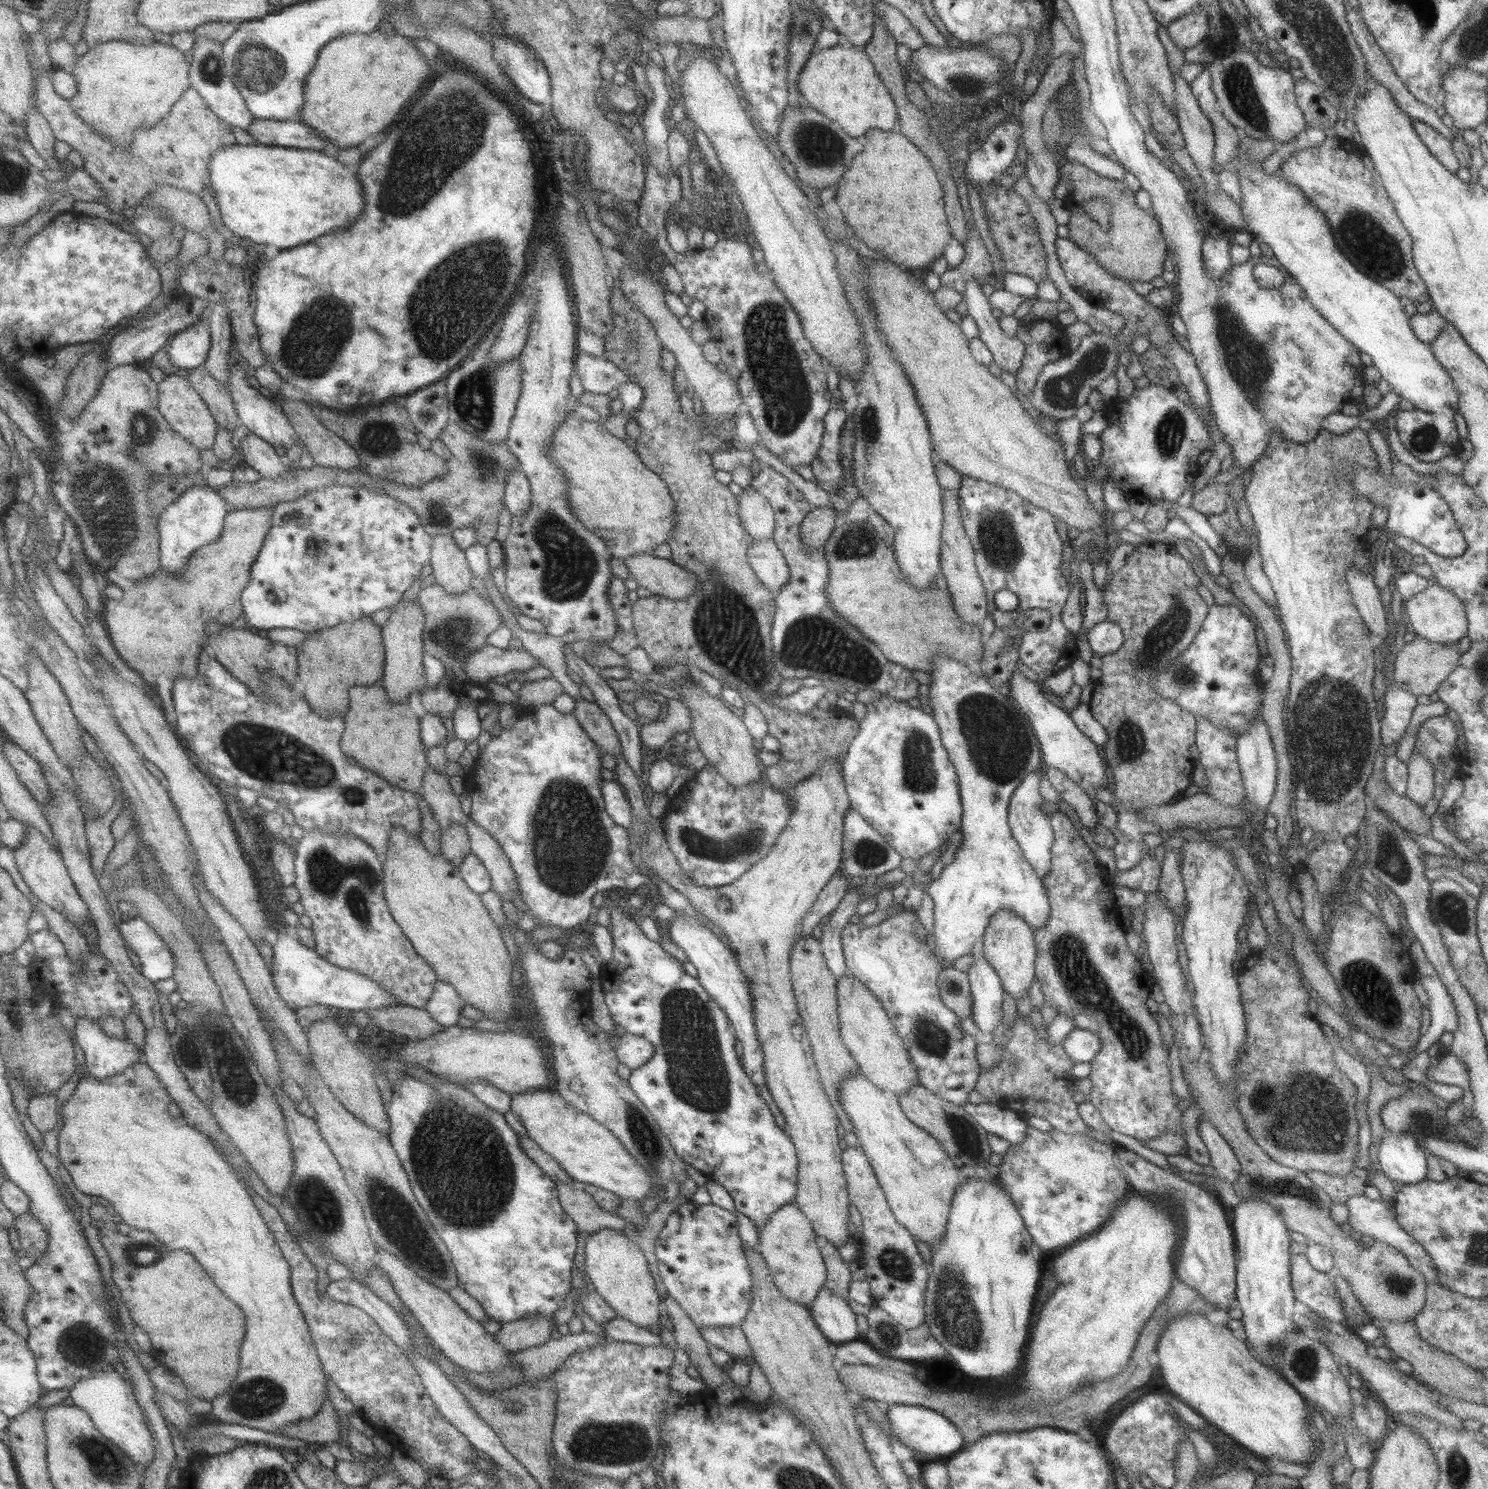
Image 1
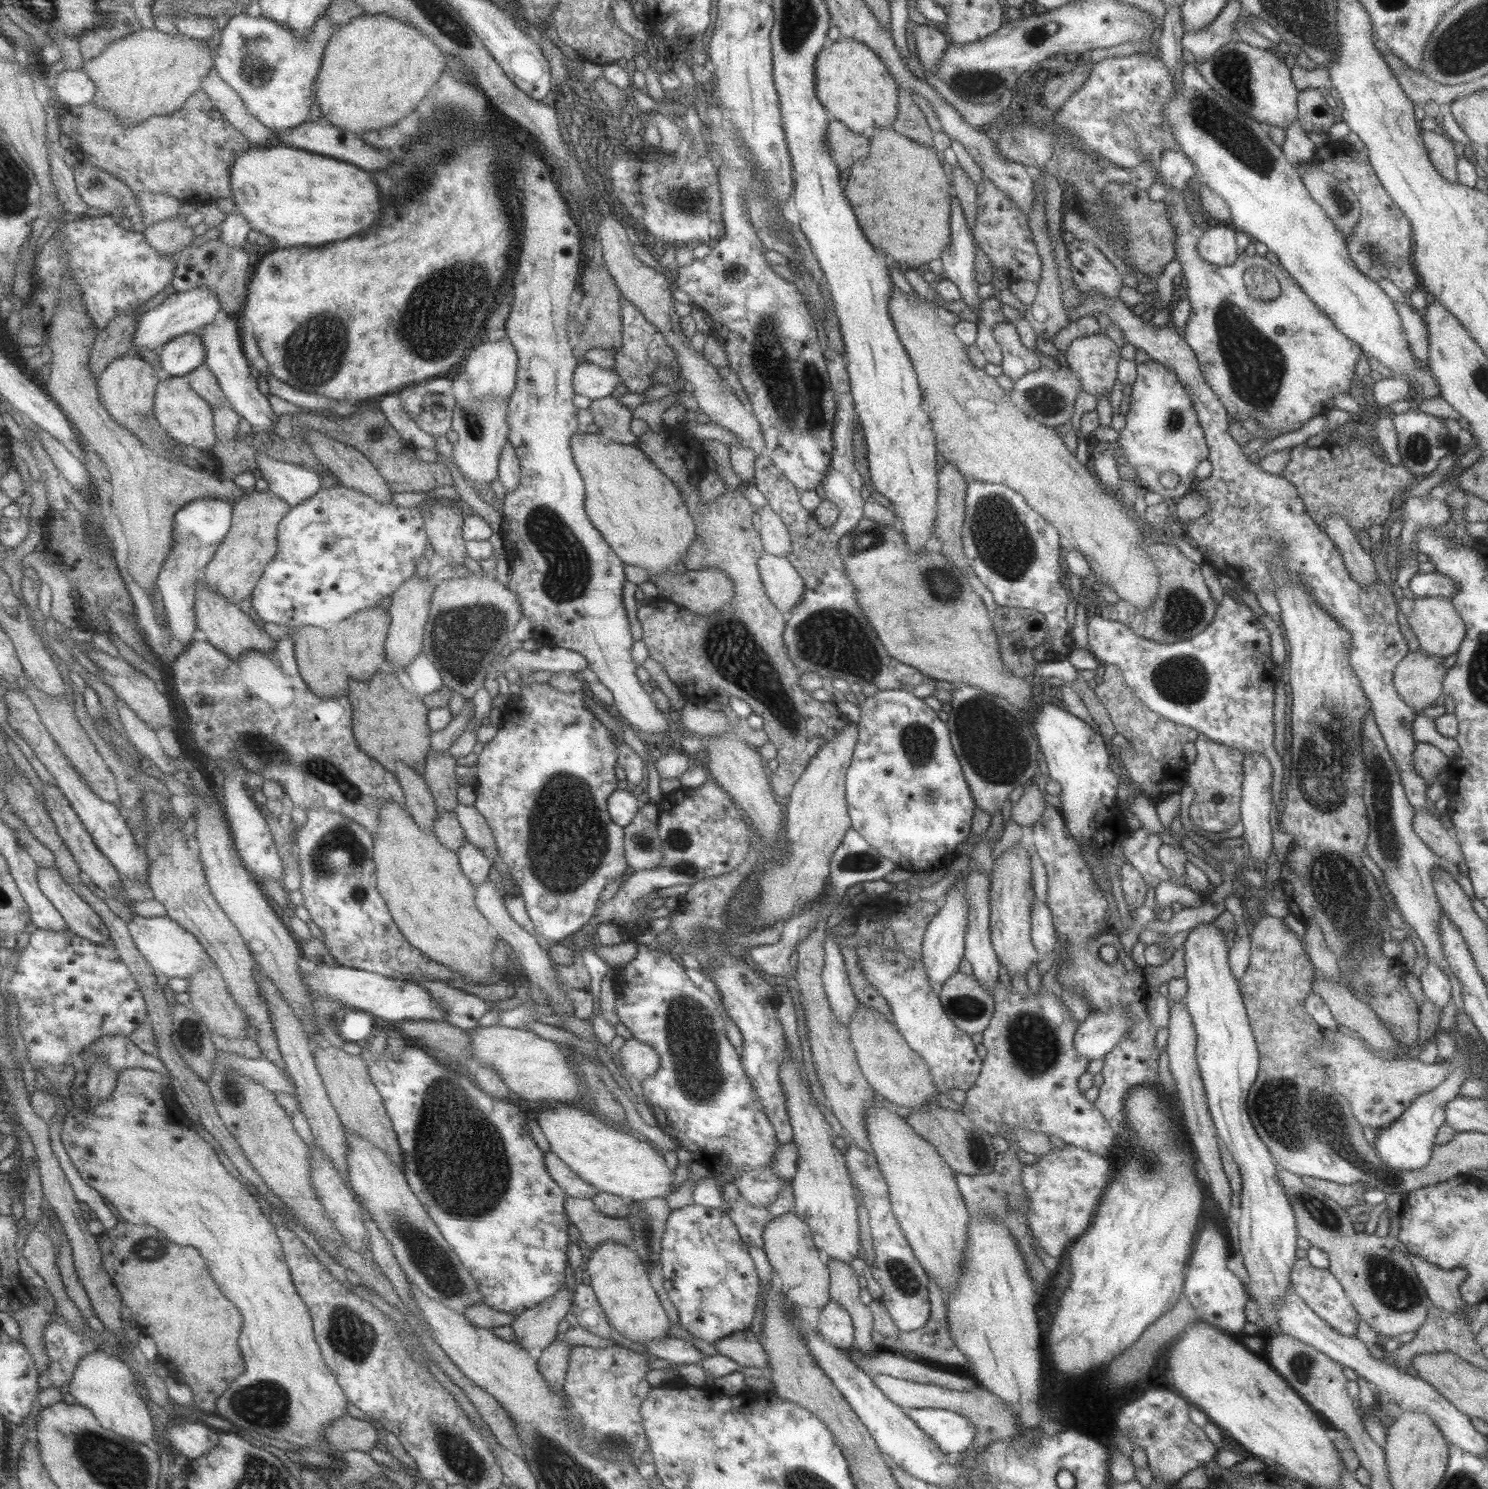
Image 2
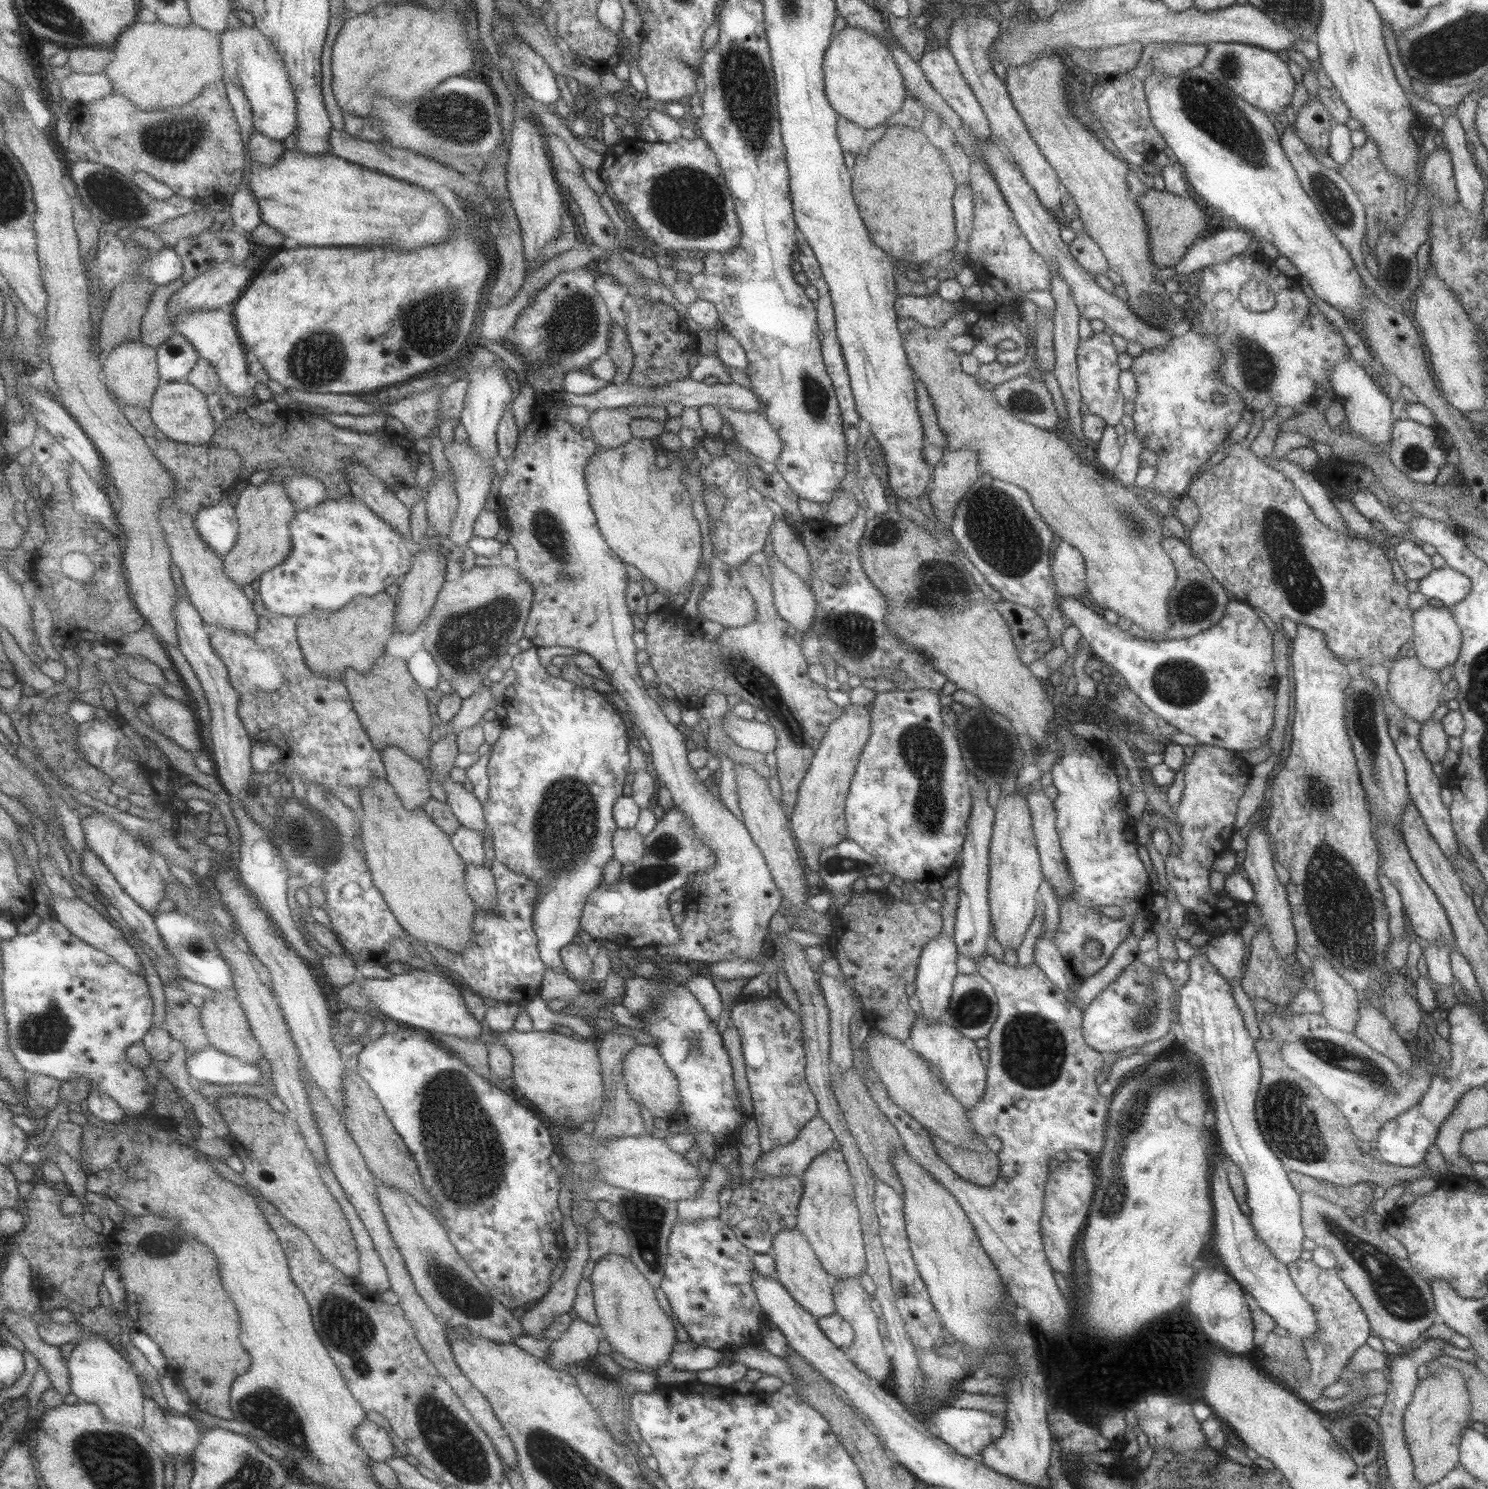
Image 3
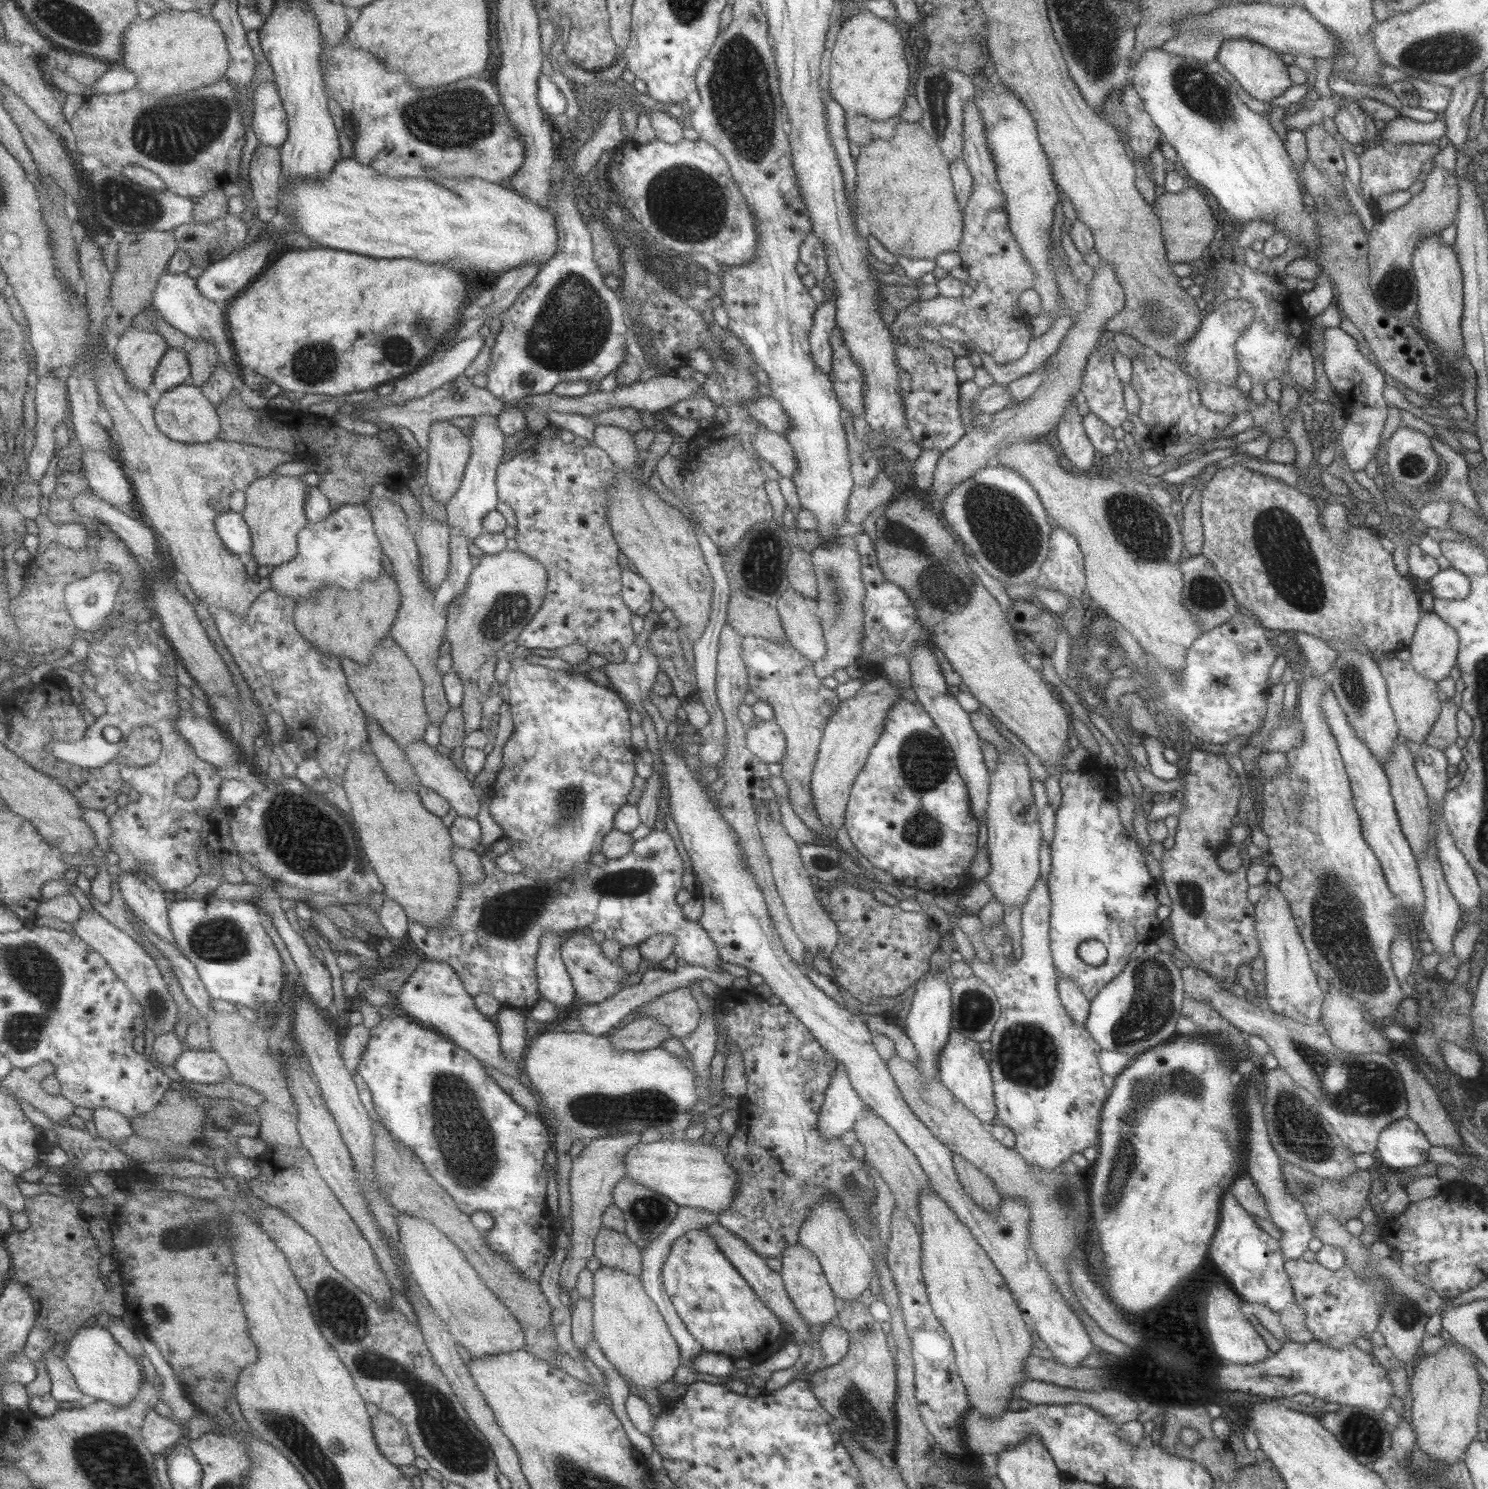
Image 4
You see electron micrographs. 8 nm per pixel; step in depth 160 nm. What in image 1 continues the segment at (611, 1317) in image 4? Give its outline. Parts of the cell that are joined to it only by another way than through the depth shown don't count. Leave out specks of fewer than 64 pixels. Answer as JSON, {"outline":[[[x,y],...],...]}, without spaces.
{"outline":[[[601,1228],[590,1232],[585,1238],[584,1246],[584,1265],[583,1271],[586,1281],[591,1282],[594,1286],[594,1291],[605,1302],[613,1308],[617,1313],[617,1317],[628,1320],[641,1328],[651,1326],[651,1324],[658,1324],[661,1326],[663,1323],[659,1320],[659,1312],[657,1311],[657,1304],[659,1304],[659,1294],[655,1291],[655,1284],[647,1269],[647,1262],[641,1253],[638,1245],[629,1241],[625,1234],[617,1230],[609,1230],[609,1228]]]}

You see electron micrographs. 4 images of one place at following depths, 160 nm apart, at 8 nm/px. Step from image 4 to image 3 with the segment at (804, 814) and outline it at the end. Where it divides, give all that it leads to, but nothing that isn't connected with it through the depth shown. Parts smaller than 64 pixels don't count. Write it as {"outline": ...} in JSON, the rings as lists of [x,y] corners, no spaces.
{"outline":[[[742,560],[736,569],[755,603],[755,618],[747,624],[736,627],[724,627],[713,640],[708,640],[701,630],[679,614],[679,610],[671,606],[663,606],[661,610],[649,612],[642,630],[646,636],[646,647],[650,667],[656,672],[655,683],[666,684],[673,690],[674,696],[683,706],[695,706],[703,696],[710,692],[720,692],[730,700],[743,700],[755,708],[759,708],[767,716],[767,723],[773,727],[777,746],[775,771],[780,783],[781,796],[779,801],[789,809],[795,804],[798,785],[809,768],[811,759],[816,752],[829,723],[835,720],[843,708],[827,699],[827,689],[815,684],[808,675],[808,664],[798,645],[796,630],[778,616],[773,605],[773,594],[770,581],[762,573],[761,563]]]}

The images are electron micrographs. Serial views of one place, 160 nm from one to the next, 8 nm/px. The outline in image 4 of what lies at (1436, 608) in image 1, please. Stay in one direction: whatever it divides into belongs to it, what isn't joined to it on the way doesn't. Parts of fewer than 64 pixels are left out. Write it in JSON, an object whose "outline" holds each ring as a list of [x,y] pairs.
{"outline":[[[1425,612],[1417,621],[1411,644],[1407,649],[1410,652],[1409,661],[1415,672],[1436,683],[1438,680],[1449,676],[1449,670],[1456,664],[1458,634],[1437,614]]]}

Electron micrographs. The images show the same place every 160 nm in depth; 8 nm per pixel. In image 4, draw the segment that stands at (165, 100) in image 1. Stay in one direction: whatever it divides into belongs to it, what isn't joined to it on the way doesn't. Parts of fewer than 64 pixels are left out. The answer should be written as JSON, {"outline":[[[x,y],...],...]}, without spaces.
{"outline":[[[174,10],[156,14],[149,20],[133,23],[125,35],[127,36],[124,46],[125,56],[121,64],[137,75],[136,89],[142,90],[145,94],[151,94],[155,98],[167,98],[175,94],[179,96],[179,94],[215,84],[226,76],[232,64],[229,44],[223,28],[213,16],[207,17],[199,11]]]}

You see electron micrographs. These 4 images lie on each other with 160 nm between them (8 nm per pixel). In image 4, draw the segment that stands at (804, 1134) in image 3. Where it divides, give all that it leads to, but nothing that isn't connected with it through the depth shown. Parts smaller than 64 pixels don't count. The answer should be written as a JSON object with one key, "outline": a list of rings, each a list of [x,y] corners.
{"outline":[[[837,1061],[829,1088],[825,1090],[818,1117],[817,1132],[823,1138],[838,1138],[852,1130],[853,1123],[862,1115],[866,1104],[857,1096],[847,1080],[844,1066]]]}

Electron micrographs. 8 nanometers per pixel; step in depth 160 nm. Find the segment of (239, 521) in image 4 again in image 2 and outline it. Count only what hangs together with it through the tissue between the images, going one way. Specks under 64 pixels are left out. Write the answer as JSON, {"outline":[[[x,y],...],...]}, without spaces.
{"outline":[[[213,497],[193,500],[185,508],[181,508],[175,516],[175,530],[173,539],[175,545],[164,562],[157,579],[158,590],[164,598],[167,618],[174,632],[173,638],[181,642],[184,650],[189,648],[191,636],[198,628],[196,612],[196,591],[198,578],[204,572],[204,568],[214,559],[220,549],[223,540],[226,540],[233,526],[234,503],[224,499]]]}

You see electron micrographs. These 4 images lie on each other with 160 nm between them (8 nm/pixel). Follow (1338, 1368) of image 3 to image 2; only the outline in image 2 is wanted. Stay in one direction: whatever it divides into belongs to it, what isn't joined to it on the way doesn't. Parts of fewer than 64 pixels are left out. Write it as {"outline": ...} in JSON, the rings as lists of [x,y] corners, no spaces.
{"outline":[[[1296,1258],[1290,1272],[1290,1284],[1294,1293],[1303,1299],[1303,1302],[1332,1329],[1339,1334],[1355,1337],[1357,1321],[1355,1319],[1356,1310],[1351,1306],[1348,1296],[1339,1284],[1339,1281],[1328,1269],[1318,1269],[1310,1265],[1306,1258]]]}

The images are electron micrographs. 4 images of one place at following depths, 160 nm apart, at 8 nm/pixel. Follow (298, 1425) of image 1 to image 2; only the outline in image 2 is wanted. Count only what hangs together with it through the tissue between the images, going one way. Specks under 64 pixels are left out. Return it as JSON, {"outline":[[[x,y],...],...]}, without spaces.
{"outline":[[[343,1416],[325,1426],[325,1437],[337,1451],[345,1454],[349,1450],[368,1453],[380,1440],[369,1421],[355,1420],[353,1416]]]}

